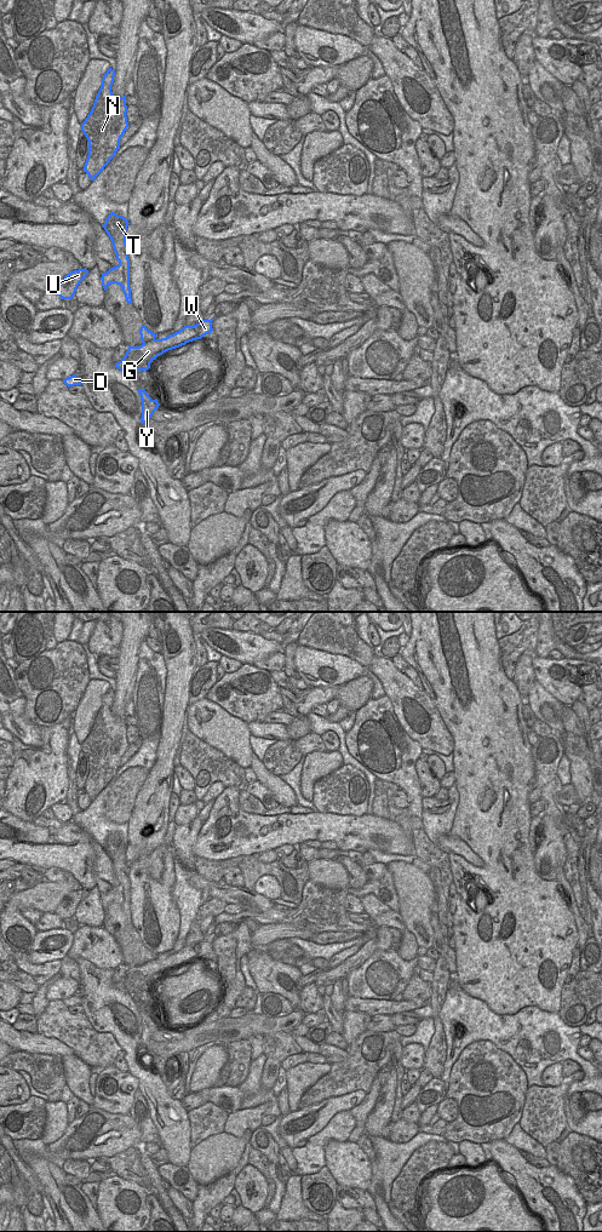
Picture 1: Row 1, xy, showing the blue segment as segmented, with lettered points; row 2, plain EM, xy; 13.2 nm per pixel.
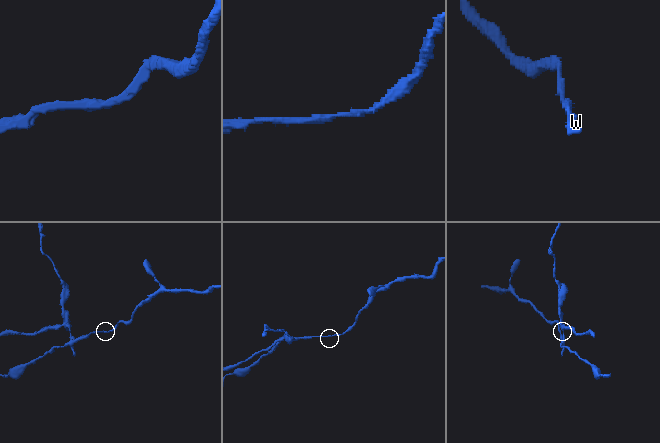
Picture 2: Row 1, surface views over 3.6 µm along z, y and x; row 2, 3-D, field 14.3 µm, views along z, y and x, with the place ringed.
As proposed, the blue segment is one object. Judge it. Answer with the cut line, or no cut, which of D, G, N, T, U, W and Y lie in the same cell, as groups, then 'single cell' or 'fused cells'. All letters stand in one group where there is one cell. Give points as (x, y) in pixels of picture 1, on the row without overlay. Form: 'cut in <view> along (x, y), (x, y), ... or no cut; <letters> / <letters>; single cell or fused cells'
cut in xy along (154, 958), (143, 964); D G W / N T U Y; fused cells

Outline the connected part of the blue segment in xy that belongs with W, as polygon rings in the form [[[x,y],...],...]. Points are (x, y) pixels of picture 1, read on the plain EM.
[[[202,940],[194,946],[184,946],[178,952],[170,955],[166,958],[153,959],[139,967],[128,967],[124,979],[115,984],[120,991],[126,991],[130,995],[150,989],[150,984],[164,973],[185,965],[189,962],[201,959],[211,953],[212,941]]]

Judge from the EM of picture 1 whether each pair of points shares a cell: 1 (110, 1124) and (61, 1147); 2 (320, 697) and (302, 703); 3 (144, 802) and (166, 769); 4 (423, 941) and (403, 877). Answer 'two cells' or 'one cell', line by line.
1: one cell
2: one cell
3: one cell
4: one cell

